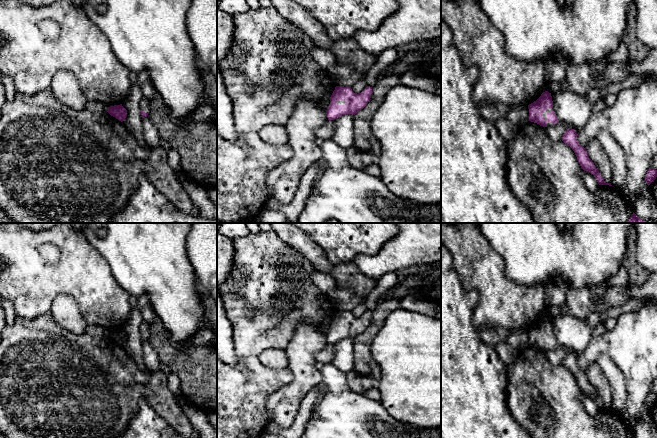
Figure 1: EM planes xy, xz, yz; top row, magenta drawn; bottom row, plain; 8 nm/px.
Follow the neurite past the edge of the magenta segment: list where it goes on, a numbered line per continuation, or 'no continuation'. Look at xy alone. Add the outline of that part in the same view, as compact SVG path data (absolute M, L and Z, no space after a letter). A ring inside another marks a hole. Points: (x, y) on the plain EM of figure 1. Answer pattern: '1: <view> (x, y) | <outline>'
1: xy (144, 328) | M143 321L143 323L140 326L140 333L149 338L150 329L149 329L149 324L148 323Z

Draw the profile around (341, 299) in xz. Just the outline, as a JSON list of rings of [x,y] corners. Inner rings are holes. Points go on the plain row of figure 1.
[[[334,289],[325,292],[328,302],[333,306],[334,310],[352,310],[352,308],[360,302],[364,297],[358,295],[351,289]]]

